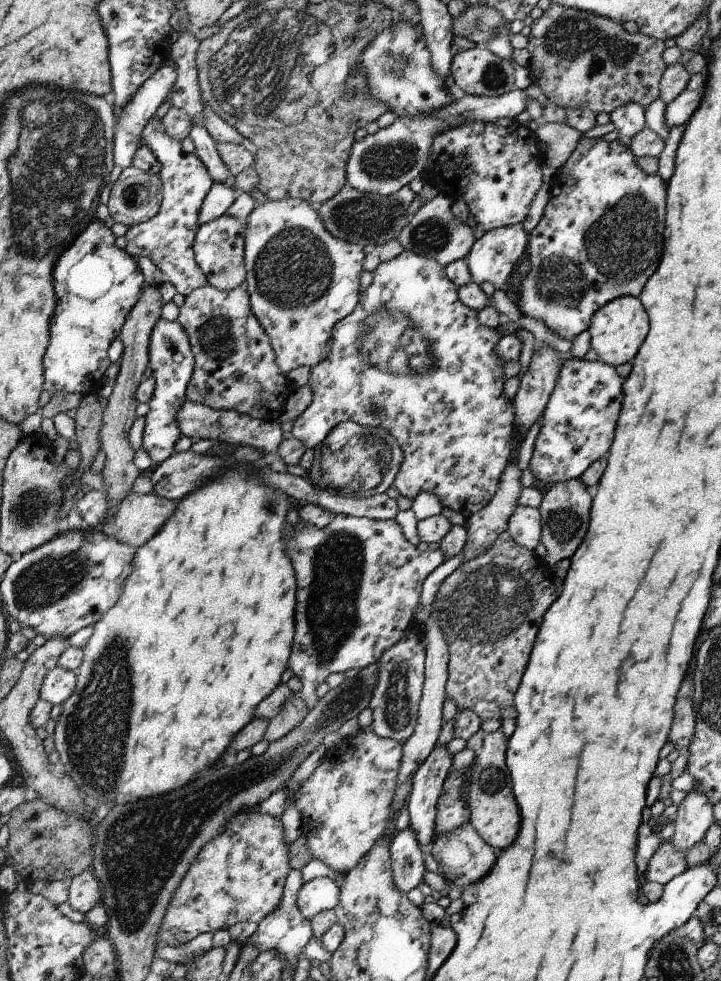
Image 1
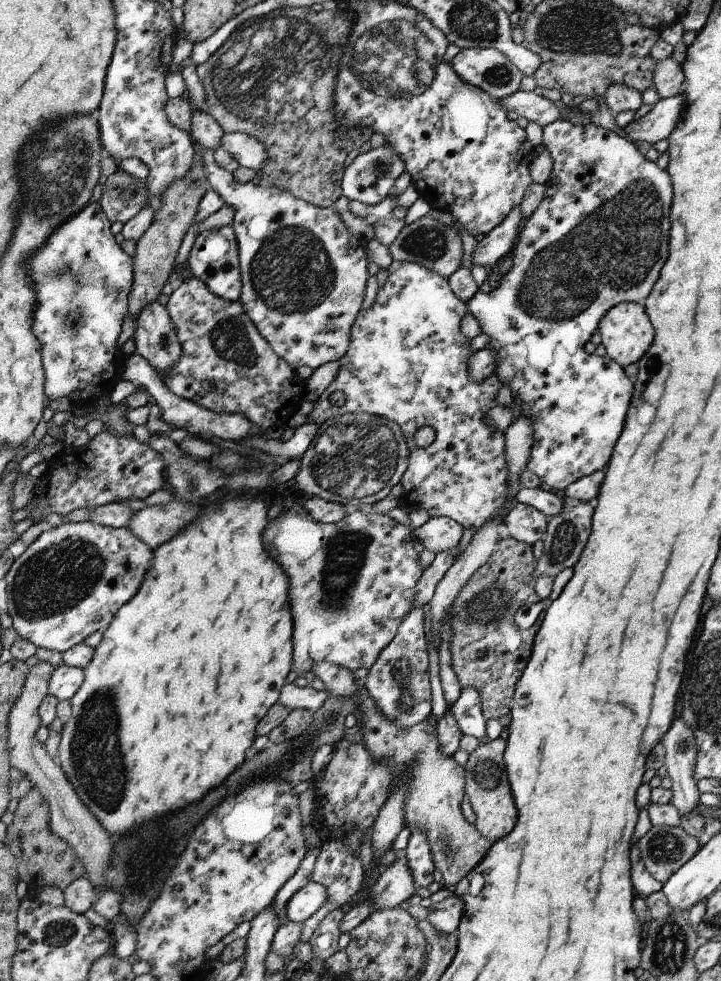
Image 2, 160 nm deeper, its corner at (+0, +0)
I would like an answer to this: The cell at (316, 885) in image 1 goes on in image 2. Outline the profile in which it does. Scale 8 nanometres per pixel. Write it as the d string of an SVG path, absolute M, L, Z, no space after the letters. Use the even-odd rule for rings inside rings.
M311 881L290 898L286 908L288 920L304 923L322 908L322 904L326 904L326 900L328 900L326 888L322 884Z

